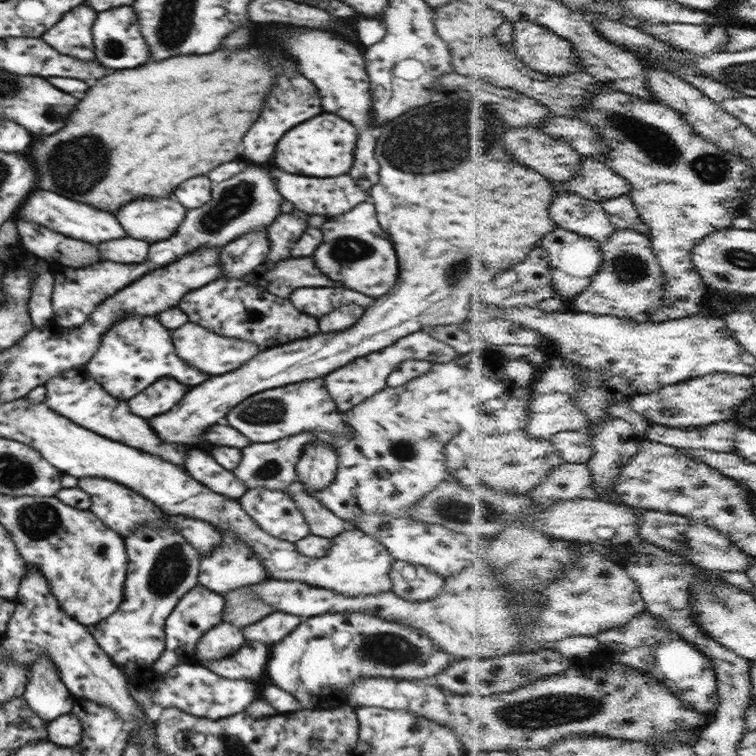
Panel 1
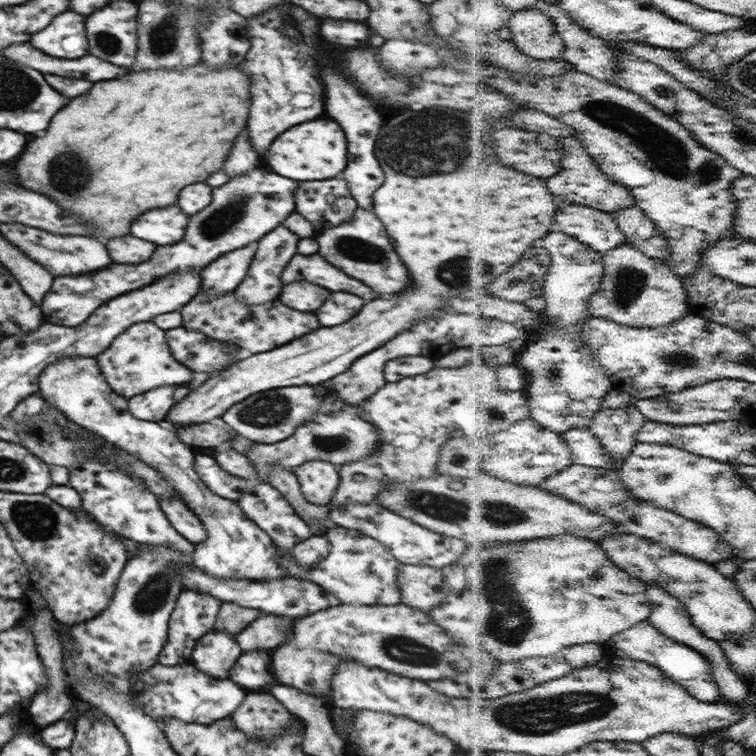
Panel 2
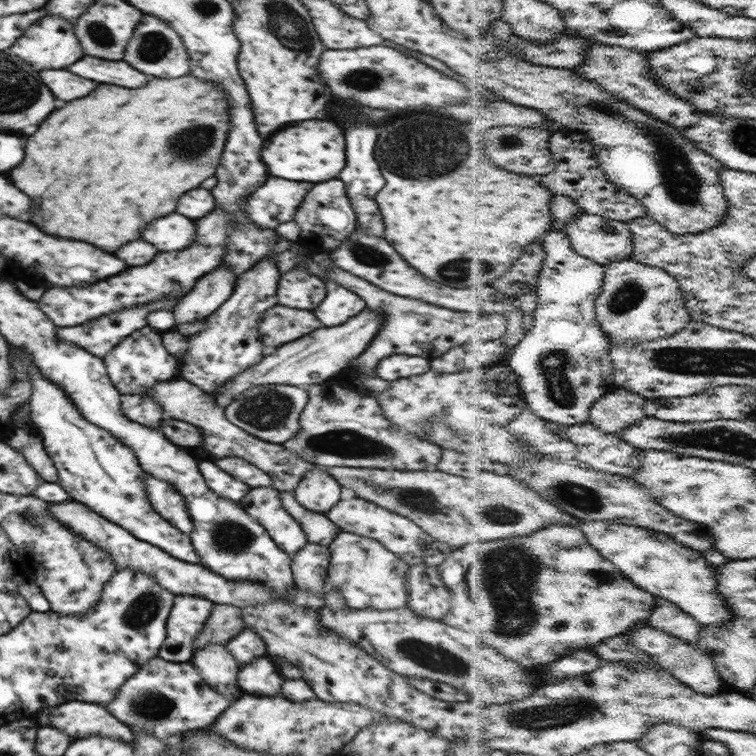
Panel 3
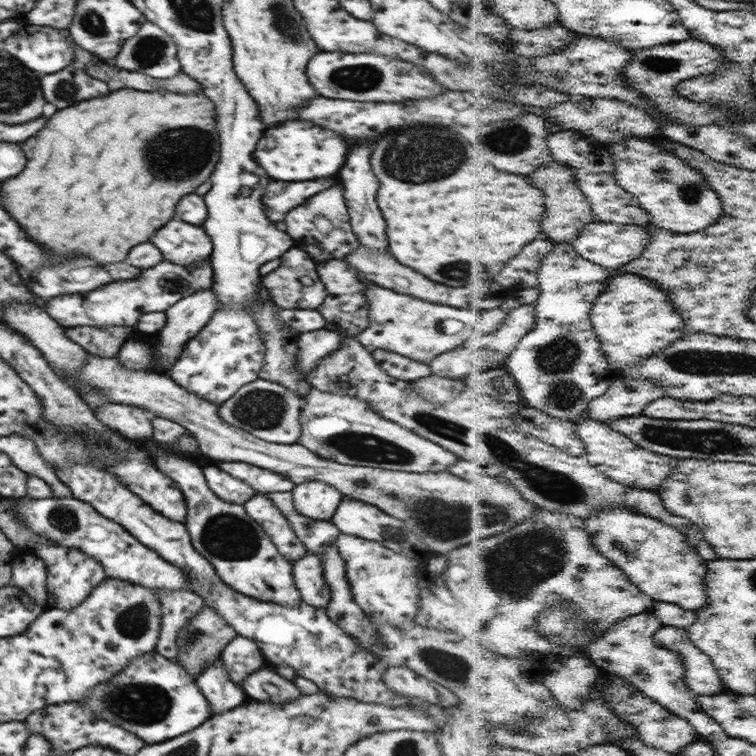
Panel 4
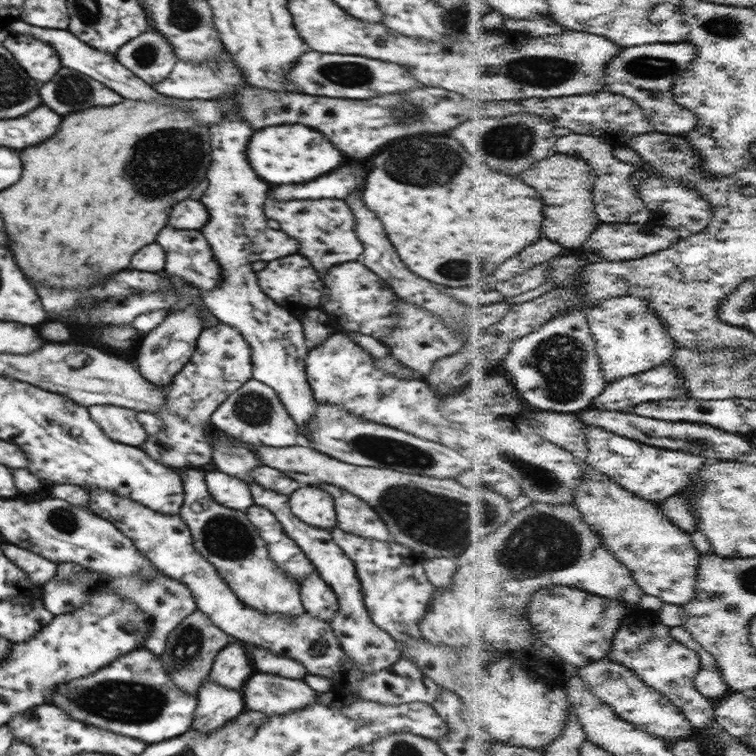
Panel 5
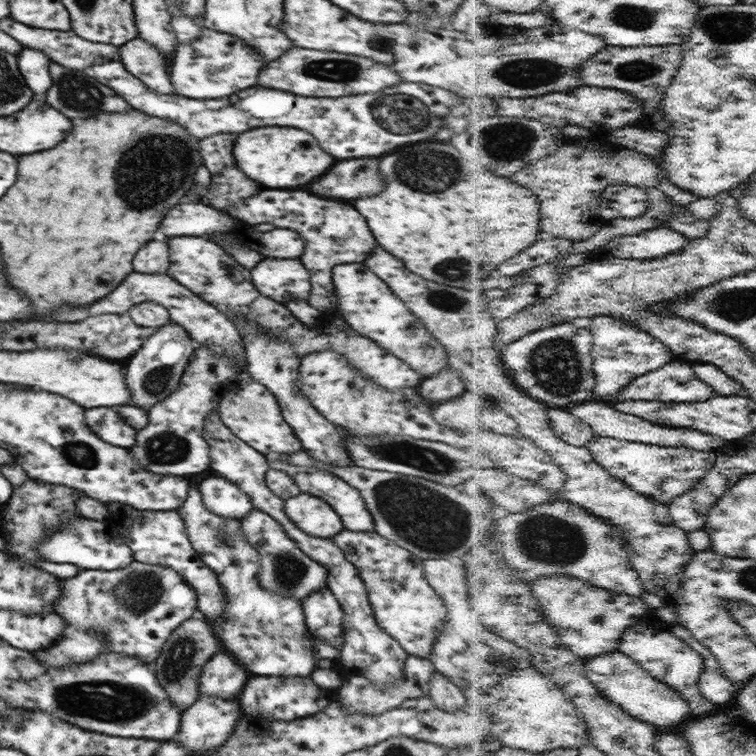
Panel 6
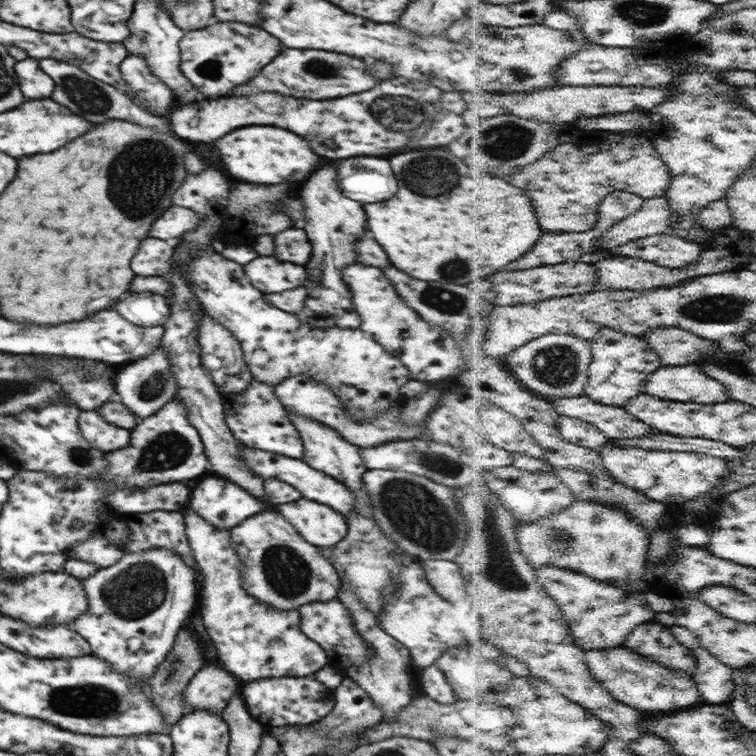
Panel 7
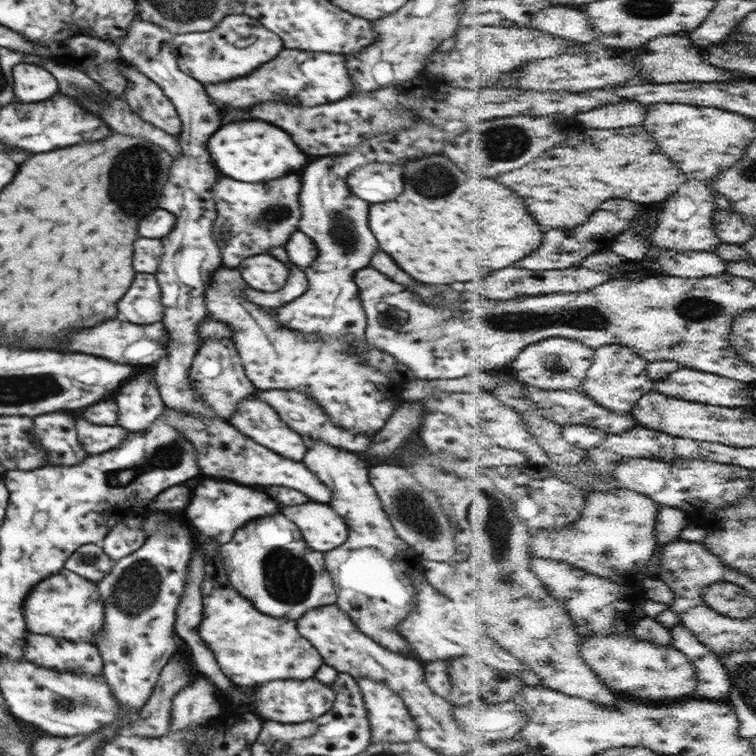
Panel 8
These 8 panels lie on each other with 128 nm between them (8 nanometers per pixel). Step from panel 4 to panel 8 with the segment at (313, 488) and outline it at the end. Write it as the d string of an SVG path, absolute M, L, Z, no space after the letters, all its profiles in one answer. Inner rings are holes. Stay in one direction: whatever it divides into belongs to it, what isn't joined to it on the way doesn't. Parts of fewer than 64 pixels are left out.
M317 501L288 506L281 513L301 532L308 548L328 552L338 548L348 536L348 525L329 504Z

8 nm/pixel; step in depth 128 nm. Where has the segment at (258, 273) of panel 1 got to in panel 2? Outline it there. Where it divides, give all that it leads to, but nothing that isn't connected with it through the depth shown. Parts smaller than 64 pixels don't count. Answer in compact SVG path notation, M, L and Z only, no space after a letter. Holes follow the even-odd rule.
M296 254L284 268L281 276L283 286L290 282L305 280L318 284L318 286L327 288L333 292L347 292L359 298L363 303L381 298L381 296L367 287L360 280L348 276L339 268L330 266L320 258L318 254L314 256L305 256Z

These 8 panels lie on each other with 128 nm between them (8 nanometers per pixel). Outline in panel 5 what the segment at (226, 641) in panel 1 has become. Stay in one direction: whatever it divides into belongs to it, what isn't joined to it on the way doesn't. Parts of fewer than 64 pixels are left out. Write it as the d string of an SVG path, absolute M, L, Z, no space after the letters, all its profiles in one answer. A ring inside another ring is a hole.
M210 680L202 682L197 698L191 730L198 733L212 733L246 710L240 691L226 689Z

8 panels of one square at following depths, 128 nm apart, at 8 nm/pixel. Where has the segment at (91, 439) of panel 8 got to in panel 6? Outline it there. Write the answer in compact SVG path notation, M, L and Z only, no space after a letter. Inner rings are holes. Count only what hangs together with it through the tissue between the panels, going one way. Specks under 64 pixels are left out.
M117 407L85 409L88 428L108 444L130 448L136 444L137 429L132 428L117 411Z

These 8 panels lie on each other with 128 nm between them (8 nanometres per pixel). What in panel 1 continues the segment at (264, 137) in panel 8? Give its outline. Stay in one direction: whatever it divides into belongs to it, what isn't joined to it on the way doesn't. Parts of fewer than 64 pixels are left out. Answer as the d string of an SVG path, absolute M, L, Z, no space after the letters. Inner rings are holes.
M320 114L314 116L312 120L306 120L304 124L298 124L298 128L292 128L290 132L286 132L286 136L282 136L274 152L274 164L288 174L318 176L318 178L340 176L346 174L352 166L356 138L358 130L350 122L334 114Z

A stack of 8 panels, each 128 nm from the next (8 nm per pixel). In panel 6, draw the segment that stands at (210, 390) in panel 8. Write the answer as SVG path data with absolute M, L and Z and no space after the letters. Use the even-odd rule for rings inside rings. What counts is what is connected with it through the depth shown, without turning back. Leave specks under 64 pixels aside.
M132 272L112 294L108 294L106 298L94 302L88 308L82 310L74 310L68 306L62 306L60 310L54 312L54 320L58 322L78 322L84 320L88 316L96 316L96 314L122 314L128 308L132 308L135 304L152 301L161 304L169 310L171 321L180 325L182 329L188 331L190 338L193 338L201 346L205 346L217 354L227 354L227 356L238 356L246 363L245 346L238 332L238 329L232 321L222 314L214 305L202 300L202 297L196 296L192 291L182 286L173 277L164 274L146 274L140 272Z

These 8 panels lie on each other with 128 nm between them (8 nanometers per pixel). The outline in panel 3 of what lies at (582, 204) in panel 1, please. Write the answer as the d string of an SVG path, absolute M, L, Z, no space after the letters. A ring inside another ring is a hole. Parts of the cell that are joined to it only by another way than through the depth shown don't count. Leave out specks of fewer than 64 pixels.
M584 212L584 215L572 221L566 229L566 233L573 240L574 249L578 253L589 257L594 261L606 266L616 260L626 260L634 258L634 237L633 230L628 223L618 220L608 219L604 216Z

